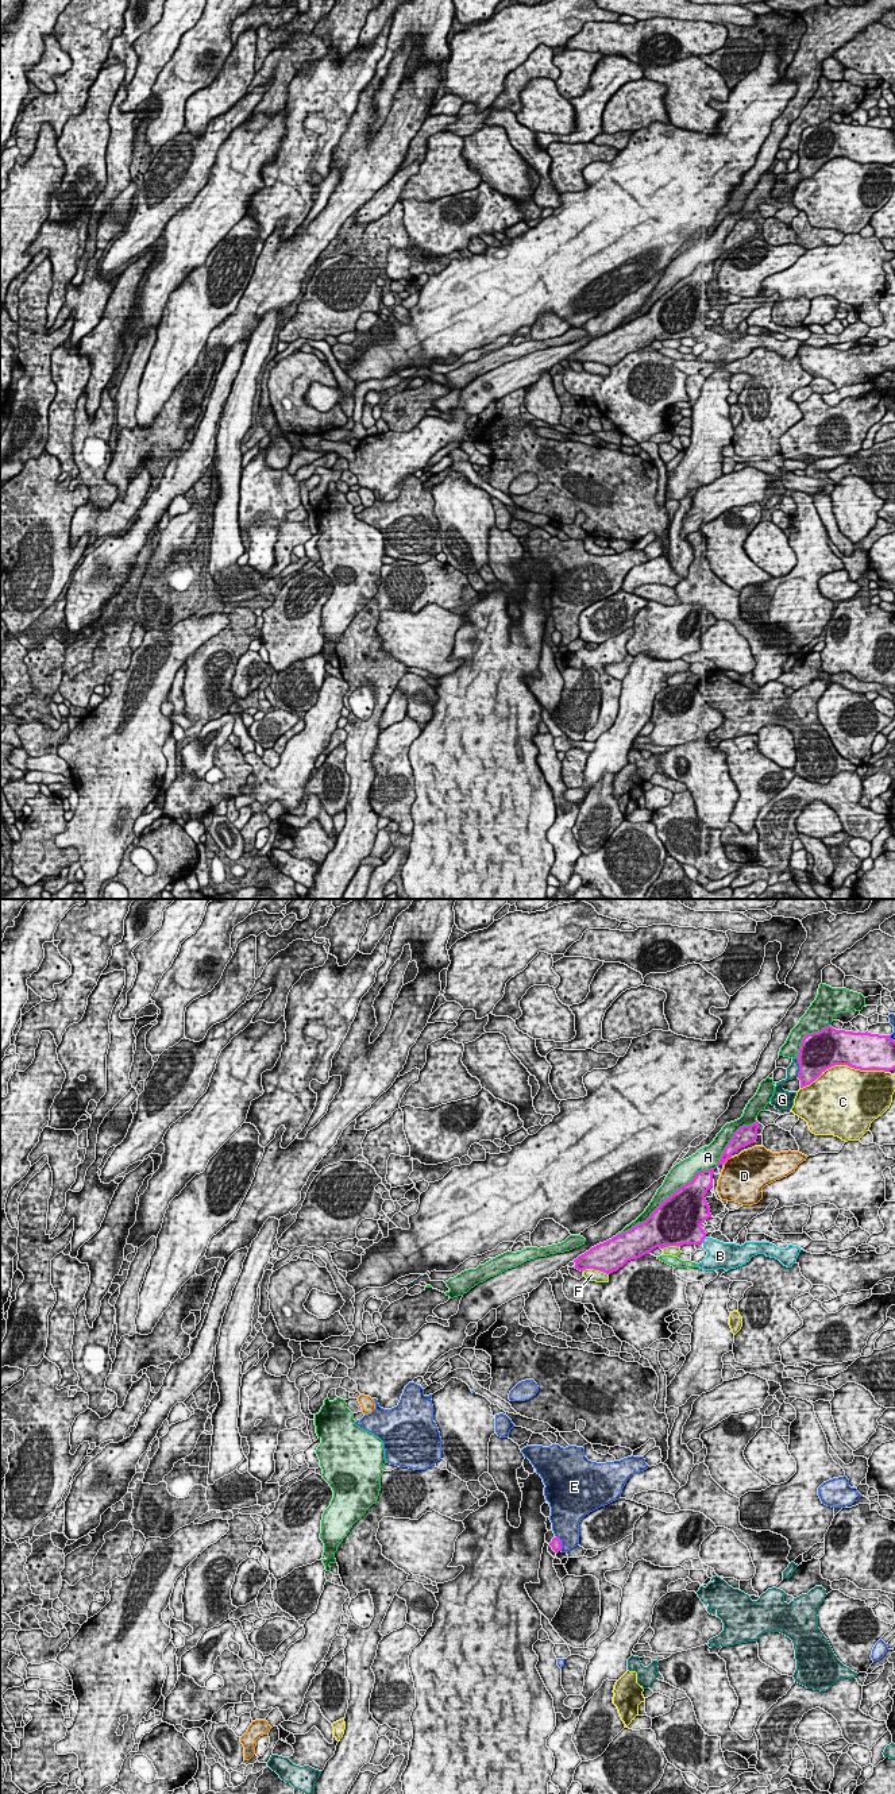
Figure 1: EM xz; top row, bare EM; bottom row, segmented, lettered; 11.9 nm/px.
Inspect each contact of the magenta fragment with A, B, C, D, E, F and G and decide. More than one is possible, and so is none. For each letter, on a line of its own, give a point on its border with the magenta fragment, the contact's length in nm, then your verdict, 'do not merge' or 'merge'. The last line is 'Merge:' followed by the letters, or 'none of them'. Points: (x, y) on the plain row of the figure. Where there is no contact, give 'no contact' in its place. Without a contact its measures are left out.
A: xz (694, 270) | 2150 nm | do not merge
B: xz (703, 331) | 100 nm | merge
C: xz (844, 157) | 1100 nm | do not merge
D: xz (726, 251) | 150 nm | do not merge
E: xz (560, 636) | 180 nm | do not merge
F: xz (595, 362) | 320 nm | do not merge
G: xz (799, 161) | 220 nm | do not merge
Merge: B

